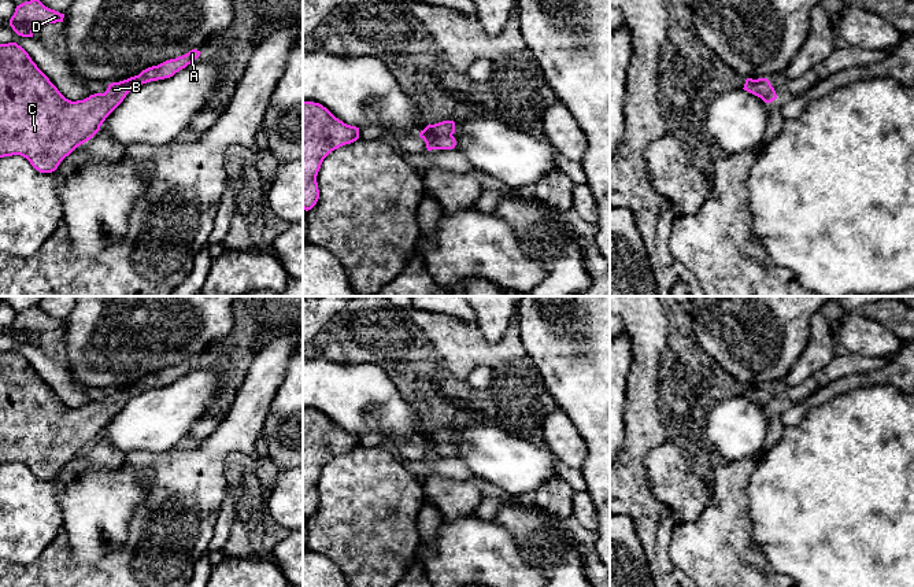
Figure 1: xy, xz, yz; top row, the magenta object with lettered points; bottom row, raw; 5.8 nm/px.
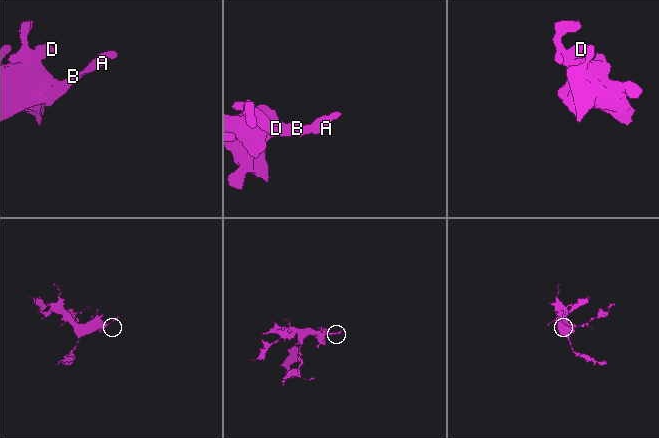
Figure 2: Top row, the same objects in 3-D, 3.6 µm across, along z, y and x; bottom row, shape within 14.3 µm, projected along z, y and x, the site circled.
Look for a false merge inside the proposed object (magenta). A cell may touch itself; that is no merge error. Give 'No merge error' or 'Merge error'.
No merge error

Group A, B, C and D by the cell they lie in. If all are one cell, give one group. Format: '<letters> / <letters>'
A B C D

